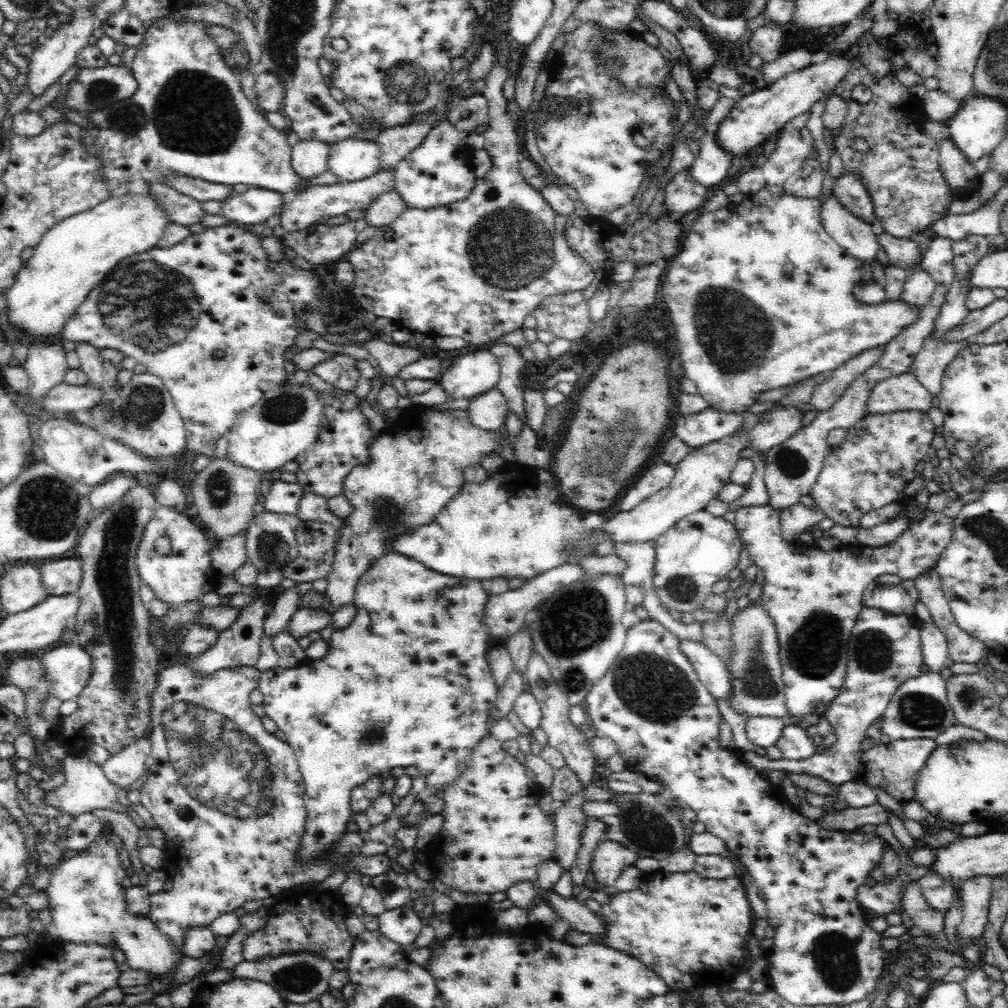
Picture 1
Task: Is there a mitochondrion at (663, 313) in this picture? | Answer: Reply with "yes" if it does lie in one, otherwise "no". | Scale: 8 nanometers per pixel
no

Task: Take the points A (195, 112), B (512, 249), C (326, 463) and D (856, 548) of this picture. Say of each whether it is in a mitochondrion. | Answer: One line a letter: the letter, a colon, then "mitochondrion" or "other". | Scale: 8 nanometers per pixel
A: mitochondrion
B: mitochondrion
C: other
D: other

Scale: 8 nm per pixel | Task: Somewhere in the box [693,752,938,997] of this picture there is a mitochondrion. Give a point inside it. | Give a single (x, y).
(837, 973)

